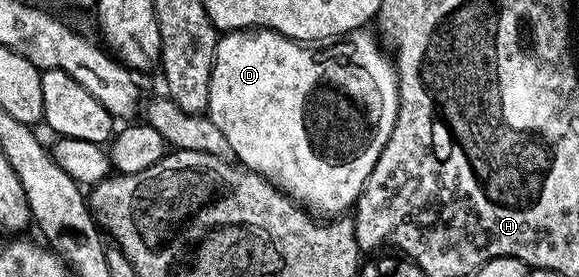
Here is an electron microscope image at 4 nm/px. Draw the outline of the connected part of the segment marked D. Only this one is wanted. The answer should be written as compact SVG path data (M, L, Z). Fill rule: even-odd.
M256 28L251 32L228 32L216 43L216 59L212 65L214 77L210 80L212 91L210 92L210 100L206 111L207 117L211 118L214 124L218 124L222 136L226 136L235 161L239 165L246 166L253 170L255 174L267 178L272 185L277 186L279 190L283 190L297 203L303 204L309 211L315 212L328 220L347 215L355 207L356 201L360 198L360 193L364 190L366 180L386 144L386 140L390 140L390 132L394 132L394 124L400 107L400 81L396 79L396 68L393 59L389 55L387 58L380 51L381 43L378 41L377 35L375 33L373 33L374 35L367 34L368 32L364 28L353 30L343 40L332 40L319 48L296 42L293 38L284 38L274 30L263 28ZM276 102L288 102L288 118L276 118Z

